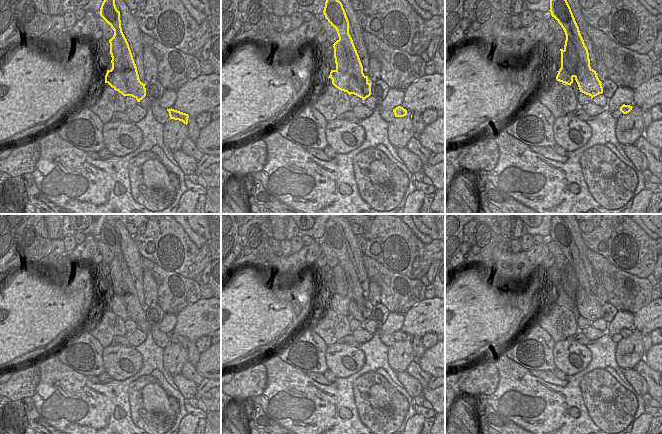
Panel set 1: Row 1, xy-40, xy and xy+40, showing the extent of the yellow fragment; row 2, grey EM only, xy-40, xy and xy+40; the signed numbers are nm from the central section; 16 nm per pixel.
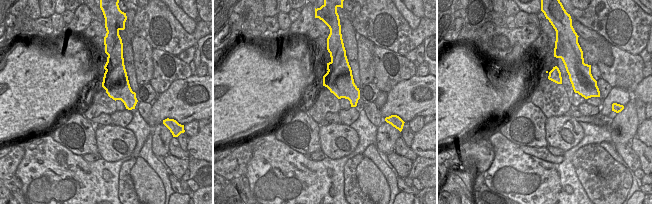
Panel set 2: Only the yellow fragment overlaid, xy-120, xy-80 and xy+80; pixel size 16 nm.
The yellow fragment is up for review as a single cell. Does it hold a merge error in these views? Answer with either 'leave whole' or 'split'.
split

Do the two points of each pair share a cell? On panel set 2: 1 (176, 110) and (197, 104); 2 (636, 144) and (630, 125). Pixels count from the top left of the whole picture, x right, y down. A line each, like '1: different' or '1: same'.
1: same
2: different

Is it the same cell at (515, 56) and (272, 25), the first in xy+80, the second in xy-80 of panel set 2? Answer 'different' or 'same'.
different

